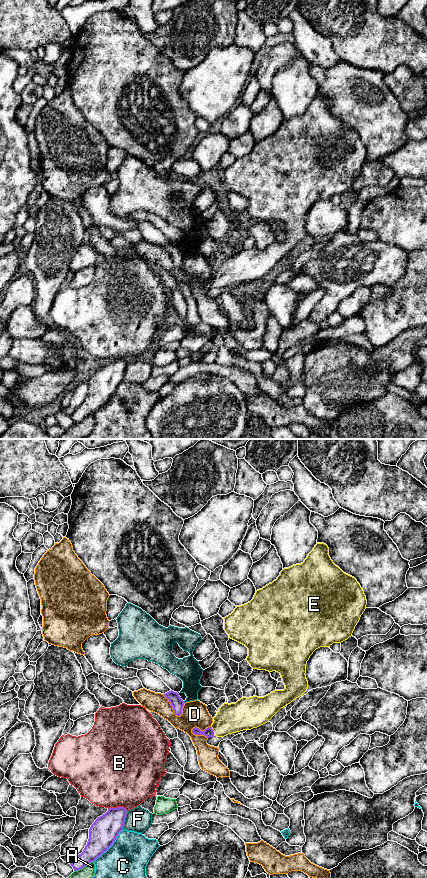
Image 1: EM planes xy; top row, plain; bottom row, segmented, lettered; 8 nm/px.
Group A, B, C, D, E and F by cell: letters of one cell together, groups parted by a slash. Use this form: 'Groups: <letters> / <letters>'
Groups: A / B / C / D / E / F

